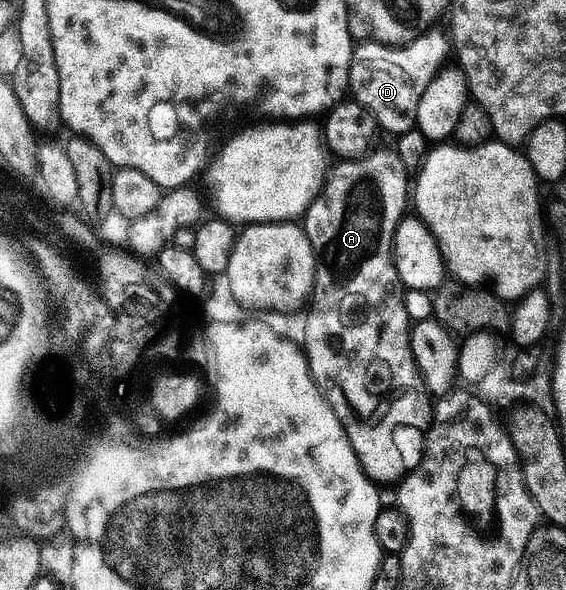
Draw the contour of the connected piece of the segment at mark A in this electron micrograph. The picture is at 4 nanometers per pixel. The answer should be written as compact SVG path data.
M374 147L360 158L353 160L338 159L336 161L337 165L334 168L332 165L328 169L320 192L309 203L309 209L305 211L303 227L317 255L317 271L313 274L313 290L311 293L313 312L310 311L308 313L308 328L306 330L303 351L305 357L309 359L309 373L321 385L325 397L329 400L329 404L335 410L338 418L341 419L347 438L351 442L351 446L355 450L355 454L362 466L365 467L365 473L374 482L382 482L381 480L387 480L383 482L397 482L400 481L402 476L412 472L413 469L419 466L421 454L425 450L425 437L419 434L419 432L417 436L417 428L421 428L420 430L428 429L433 419L435 404L430 397L427 386L423 382L423 378L419 374L415 358L411 354L411 342L409 341L411 319L409 320L409 312L405 309L405 295L407 295L407 292L401 283L399 274L395 270L395 262L393 261L393 235L395 234L395 226L407 212L407 201L411 196L411 172L392 147L376 148Z

